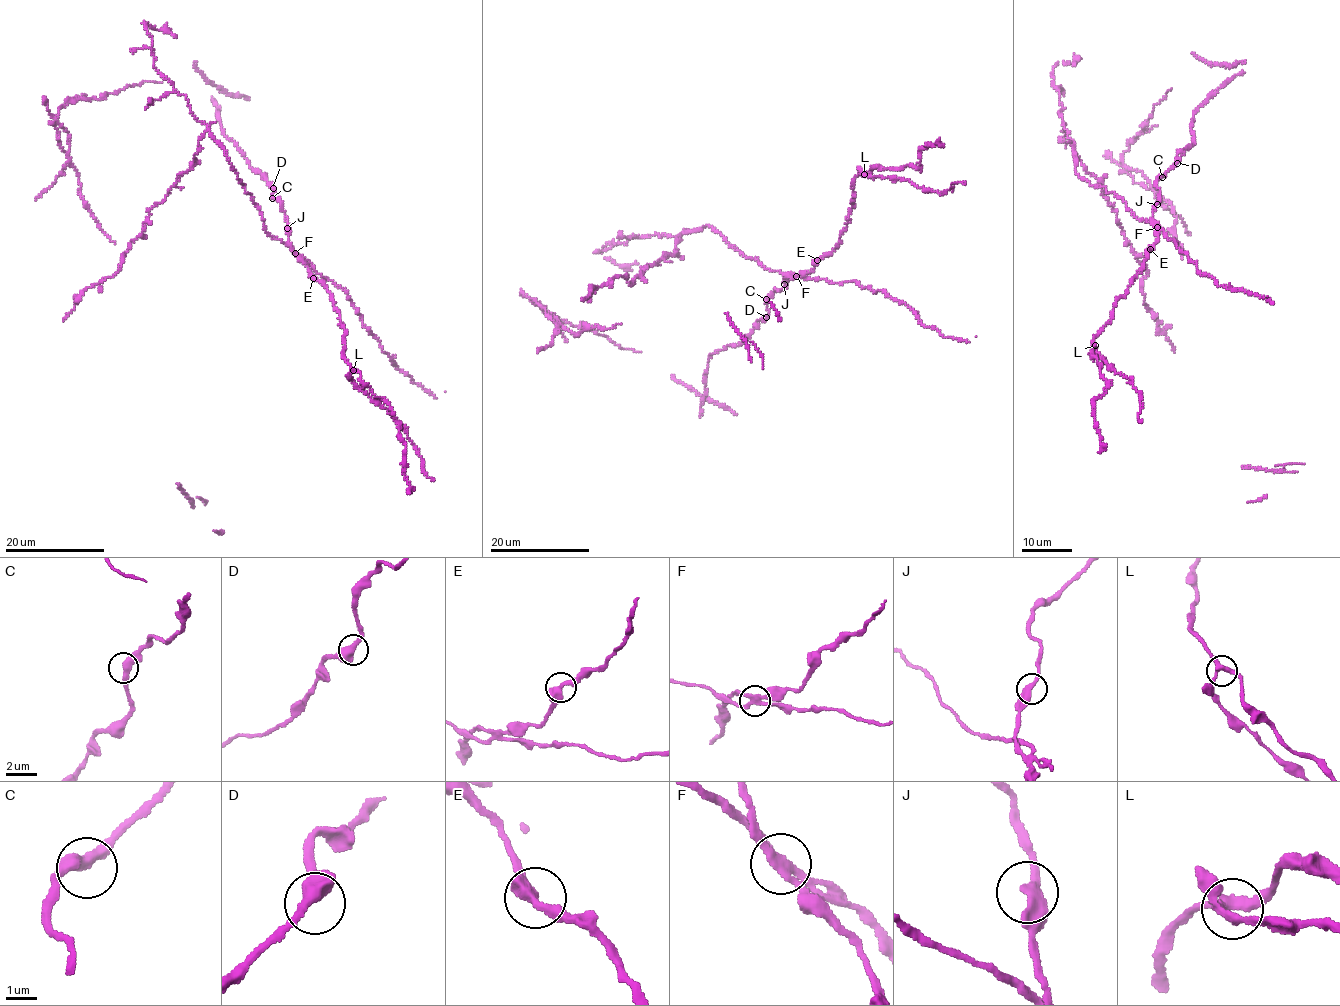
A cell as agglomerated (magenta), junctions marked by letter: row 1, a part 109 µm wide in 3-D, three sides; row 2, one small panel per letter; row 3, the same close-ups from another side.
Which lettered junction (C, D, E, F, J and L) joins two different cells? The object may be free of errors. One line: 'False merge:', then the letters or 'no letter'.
False merge: F

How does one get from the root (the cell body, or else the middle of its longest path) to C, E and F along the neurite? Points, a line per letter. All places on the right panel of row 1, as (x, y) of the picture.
C: (1079, 176), (1114, 193), (1128, 210), (1145, 221), (1152, 220), (1153, 205), (1159, 195), (1156, 181), (1162, 177)
E: (1079, 176), (1111, 191), (1137, 217), (1152, 222), (1157, 239), (1150, 249)
F: (1079, 176), (1114, 193), (1137, 217), (1151, 221), (1157, 228)

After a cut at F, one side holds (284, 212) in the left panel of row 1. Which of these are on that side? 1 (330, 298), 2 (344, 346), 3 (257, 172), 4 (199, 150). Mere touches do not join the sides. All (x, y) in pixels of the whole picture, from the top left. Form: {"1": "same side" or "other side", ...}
{"1": "same side", "2": "same side", "3": "same side", "4": "other side"}

